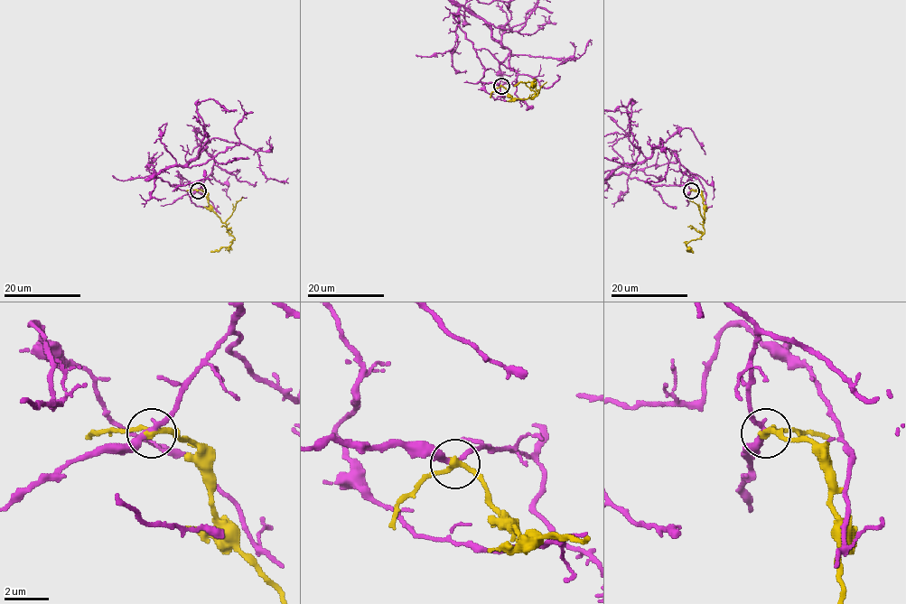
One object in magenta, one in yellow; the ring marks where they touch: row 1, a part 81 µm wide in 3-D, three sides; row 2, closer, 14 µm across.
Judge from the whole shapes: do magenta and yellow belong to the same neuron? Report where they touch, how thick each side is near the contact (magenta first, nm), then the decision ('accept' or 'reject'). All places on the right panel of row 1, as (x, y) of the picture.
at (691, 190); 240 nm thick on the magenta side, 240 nm on the other; reject

